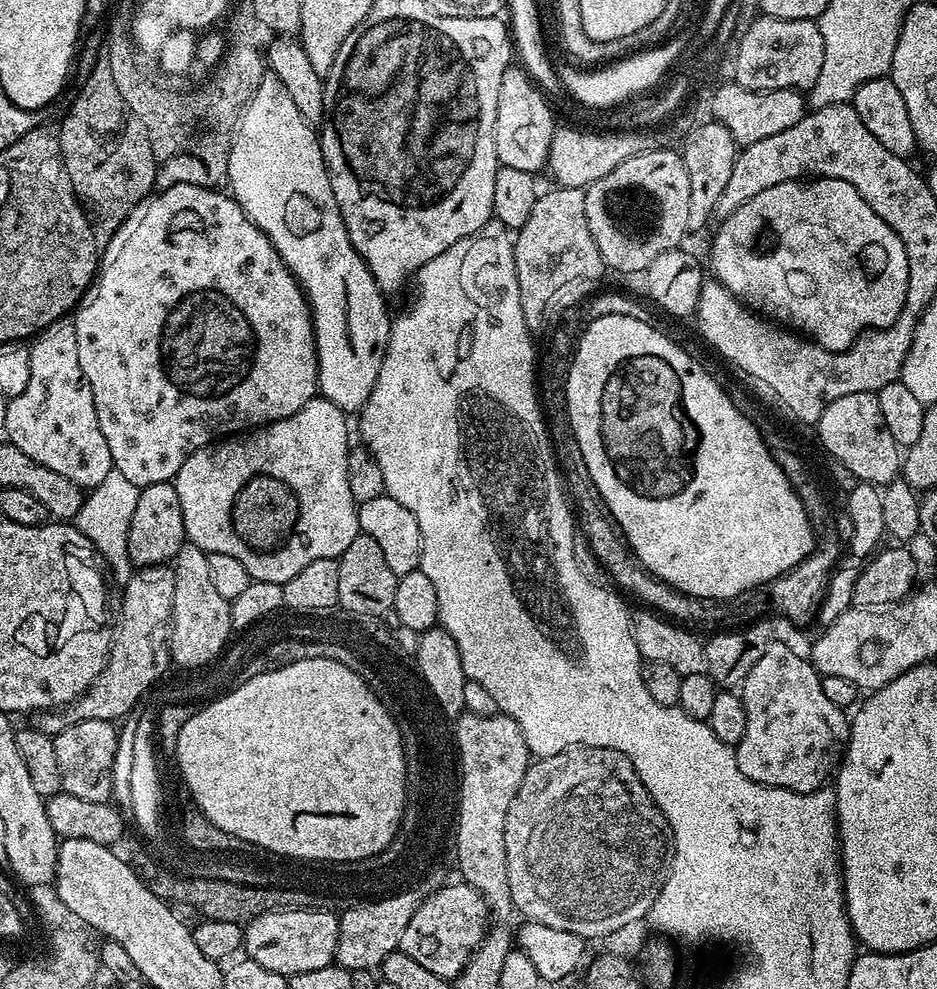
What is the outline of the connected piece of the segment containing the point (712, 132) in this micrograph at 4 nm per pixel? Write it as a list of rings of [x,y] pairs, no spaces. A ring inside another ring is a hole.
[[[709,119],[707,123],[690,129],[688,137],[684,140],[684,148],[682,147],[682,155],[685,164],[688,165],[690,178],[690,214],[686,214],[686,222],[689,233],[692,234],[699,228],[706,227],[708,219],[716,216],[718,197],[734,171],[738,151],[738,145],[730,138],[730,130],[726,130],[726,126],[722,126],[720,121],[714,119]]]

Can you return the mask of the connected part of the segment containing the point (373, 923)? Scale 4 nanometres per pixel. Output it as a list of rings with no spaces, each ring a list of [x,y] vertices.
[[[414,891],[341,911],[335,963],[349,972],[379,969],[387,956],[400,948],[402,934],[406,934],[406,926],[410,926],[410,918],[414,918],[421,899],[421,893]]]

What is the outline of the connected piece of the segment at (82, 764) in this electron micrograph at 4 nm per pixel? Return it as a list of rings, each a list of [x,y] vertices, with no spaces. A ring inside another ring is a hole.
[[[83,720],[66,726],[66,730],[59,732],[54,738],[54,755],[58,758],[58,771],[62,774],[63,791],[74,794],[74,798],[83,798],[85,802],[109,803],[117,733],[117,725],[111,720]]]

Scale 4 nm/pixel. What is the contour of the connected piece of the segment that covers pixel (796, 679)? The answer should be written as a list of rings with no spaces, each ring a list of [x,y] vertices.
[[[784,643],[768,647],[744,679],[746,734],[742,734],[742,742],[734,748],[736,765],[746,778],[768,788],[814,792],[823,789],[837,771],[848,747],[850,720],[845,709],[826,698],[822,677],[811,659],[799,656]]]

